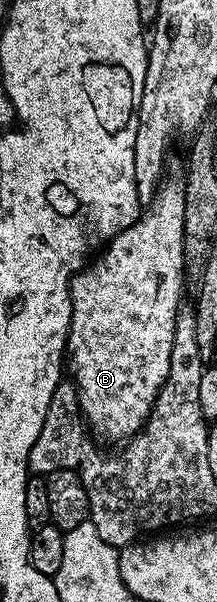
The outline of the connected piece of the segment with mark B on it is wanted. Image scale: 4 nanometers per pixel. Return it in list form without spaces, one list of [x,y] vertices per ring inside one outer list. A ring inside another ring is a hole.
[[[156,189],[155,194],[159,197],[159,205],[155,205],[155,213],[144,212],[138,219],[132,220],[125,231],[121,231],[114,239],[107,242],[102,252],[71,278],[71,325],[67,328],[65,353],[69,358],[69,373],[72,373],[70,376],[73,378],[76,391],[79,392],[79,410],[83,412],[83,419],[87,422],[88,430],[99,439],[102,437],[123,437],[122,439],[134,437],[147,421],[151,409],[155,406],[159,388],[167,382],[169,375],[171,352],[175,346],[175,319],[181,313],[179,299],[183,295],[183,281],[185,282],[183,267],[185,201],[179,201],[179,197],[171,197],[171,201],[163,201],[163,193],[158,189]]]

